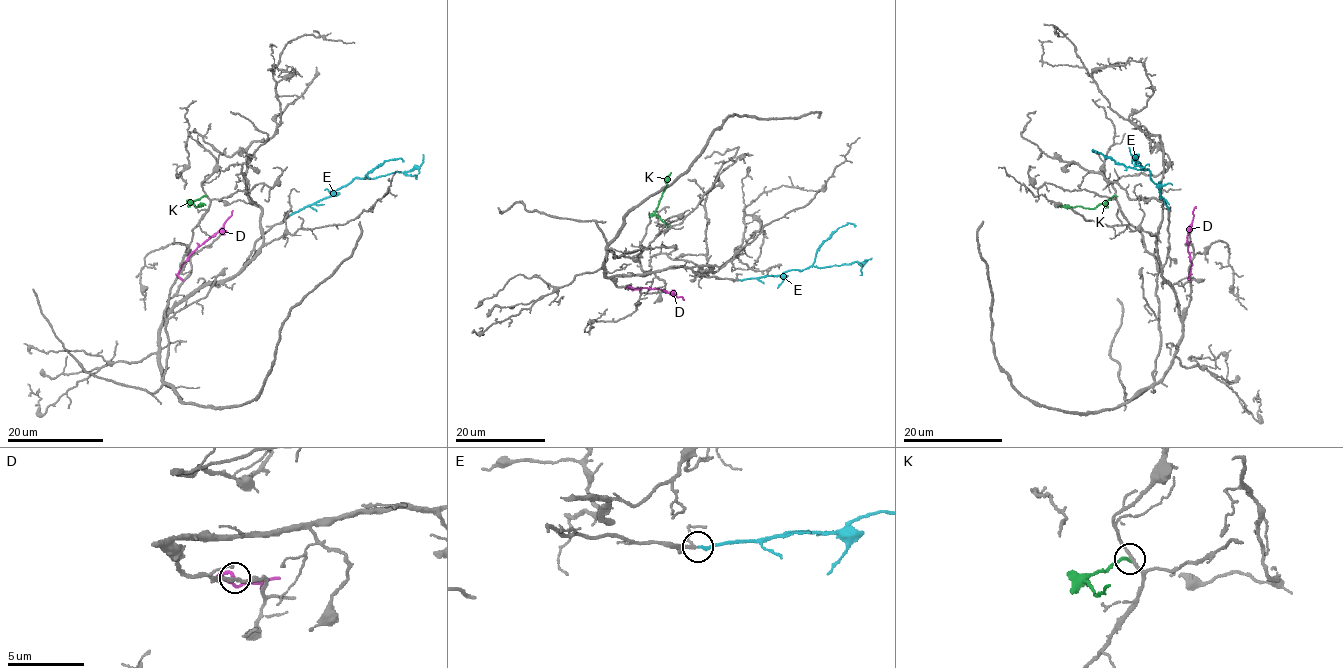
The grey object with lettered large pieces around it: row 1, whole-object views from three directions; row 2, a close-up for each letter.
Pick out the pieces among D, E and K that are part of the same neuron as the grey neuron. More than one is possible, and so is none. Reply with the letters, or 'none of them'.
E

